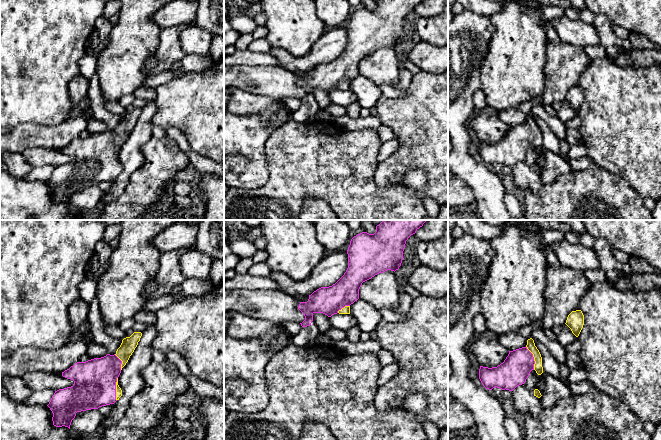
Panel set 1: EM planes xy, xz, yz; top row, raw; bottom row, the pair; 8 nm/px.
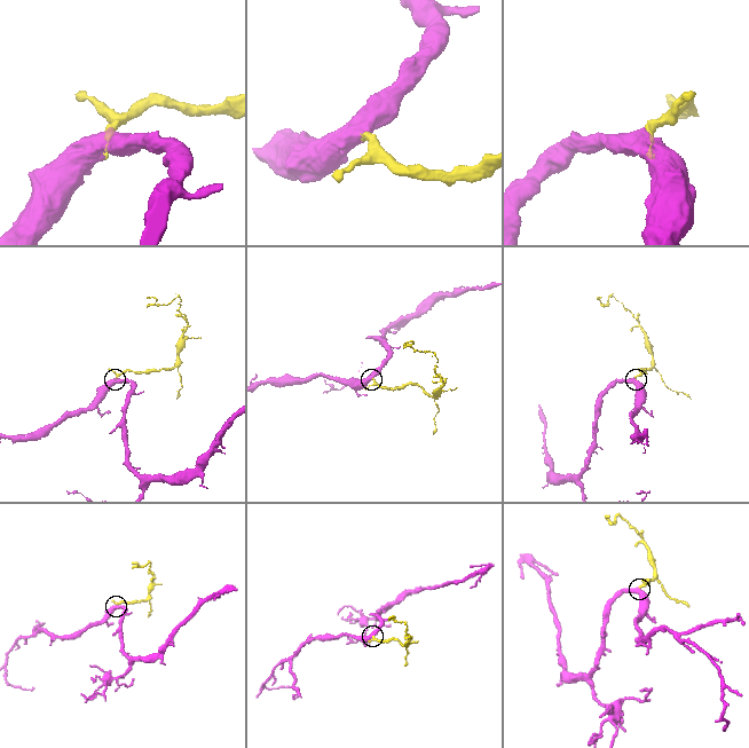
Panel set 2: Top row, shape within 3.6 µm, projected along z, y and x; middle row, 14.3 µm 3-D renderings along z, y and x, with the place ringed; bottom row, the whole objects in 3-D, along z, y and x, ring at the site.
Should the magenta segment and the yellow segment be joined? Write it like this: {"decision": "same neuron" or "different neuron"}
{"decision": "same neuron"}

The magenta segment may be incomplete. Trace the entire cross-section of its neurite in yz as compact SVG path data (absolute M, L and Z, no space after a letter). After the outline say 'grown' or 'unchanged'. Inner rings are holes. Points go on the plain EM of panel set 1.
M530 114L525 123L509 127L504 138L497 143L480 142L479 155L486 165L497 163L513 167L526 158L532 146L538 151L543 149L541 130Z | grown

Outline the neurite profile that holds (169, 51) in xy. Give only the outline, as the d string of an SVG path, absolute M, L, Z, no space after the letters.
M182 24L161 30L159 45L155 52L157 65L148 76L154 76L169 69L173 63L179 62L185 57L186 53L181 47L179 37L181 32L189 25L192 24Z

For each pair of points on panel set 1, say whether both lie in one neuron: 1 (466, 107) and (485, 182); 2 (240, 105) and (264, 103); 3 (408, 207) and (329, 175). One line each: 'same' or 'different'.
1: same
2: same
3: same

